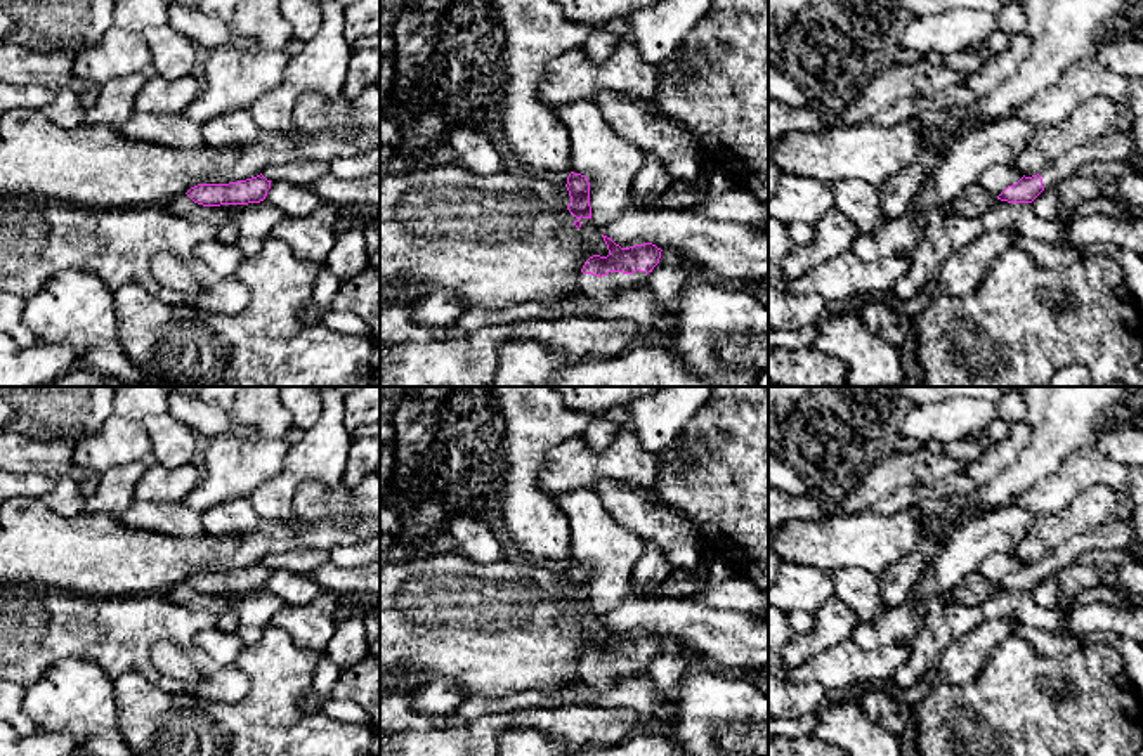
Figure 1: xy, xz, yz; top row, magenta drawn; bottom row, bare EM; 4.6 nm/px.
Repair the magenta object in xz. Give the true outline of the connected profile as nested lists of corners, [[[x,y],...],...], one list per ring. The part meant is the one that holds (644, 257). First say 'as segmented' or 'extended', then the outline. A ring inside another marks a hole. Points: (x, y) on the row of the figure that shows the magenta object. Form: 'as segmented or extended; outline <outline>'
extended; outline [[[602,238],[609,255],[593,255],[585,262],[578,281],[579,293],[595,303],[607,303],[621,291],[647,288],[663,250],[652,243],[621,248],[611,238]]]

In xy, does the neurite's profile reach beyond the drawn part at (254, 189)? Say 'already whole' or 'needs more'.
already whole

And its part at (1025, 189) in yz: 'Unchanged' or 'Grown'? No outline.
Grown

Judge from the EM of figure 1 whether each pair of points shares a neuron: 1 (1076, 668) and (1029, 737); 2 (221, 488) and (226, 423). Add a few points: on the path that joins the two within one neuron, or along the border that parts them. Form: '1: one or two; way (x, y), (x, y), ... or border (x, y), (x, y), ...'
1: one; way (1081, 689), (1081, 699), (1050, 729)
2: two; border (254, 430), (250, 439), (209, 439)

